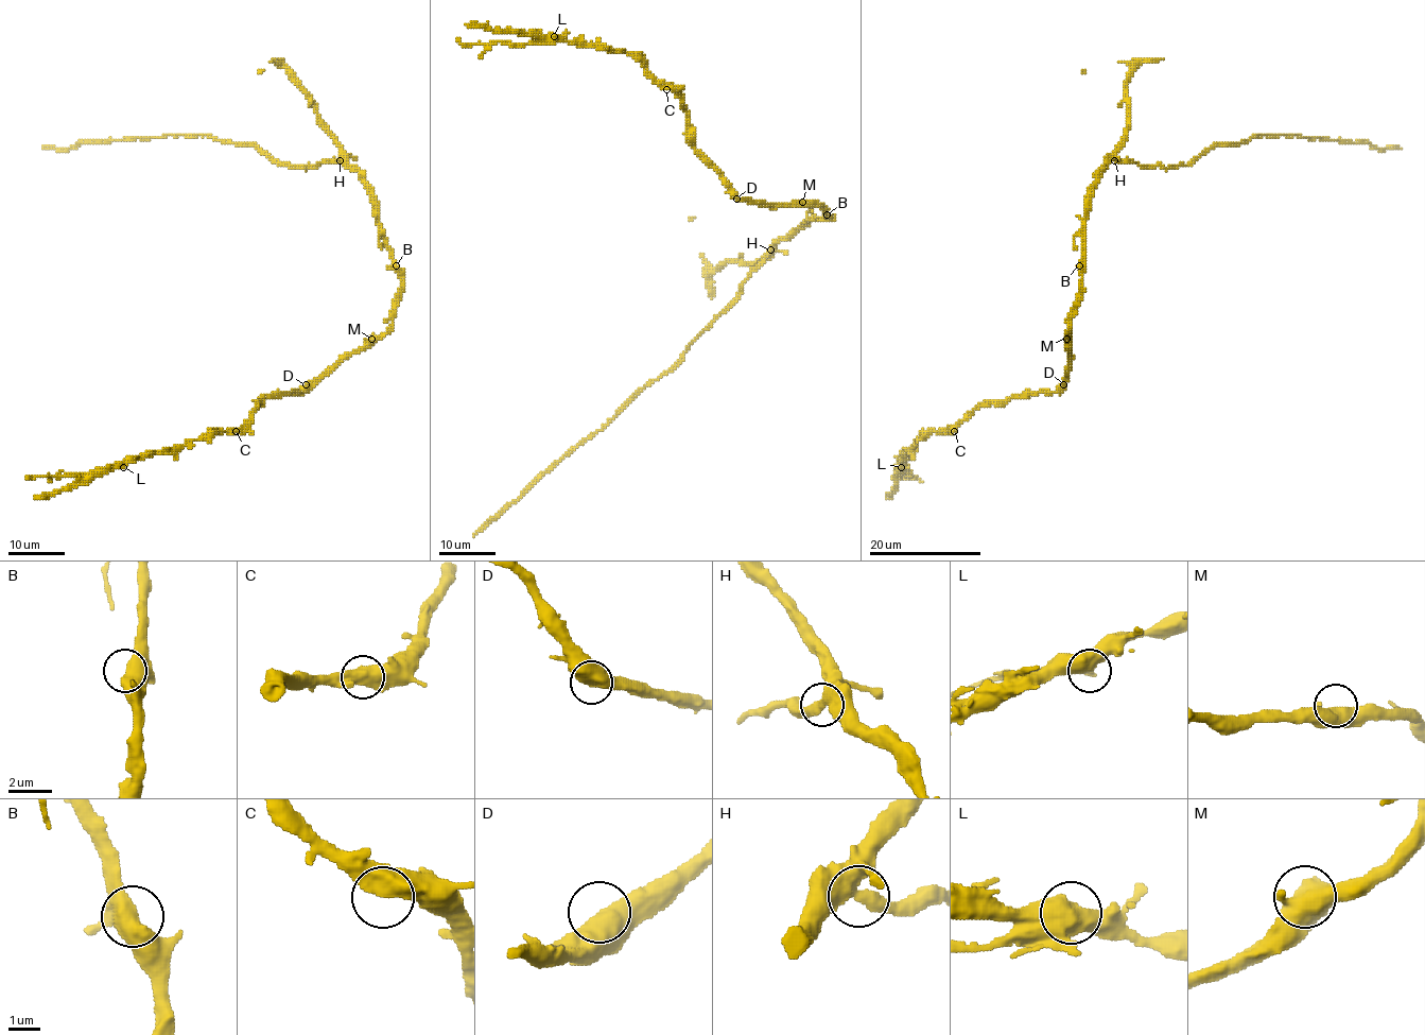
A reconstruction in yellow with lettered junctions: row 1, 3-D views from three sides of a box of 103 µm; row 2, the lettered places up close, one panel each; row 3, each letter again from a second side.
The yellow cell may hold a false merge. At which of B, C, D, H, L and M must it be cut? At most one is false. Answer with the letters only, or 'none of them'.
H

